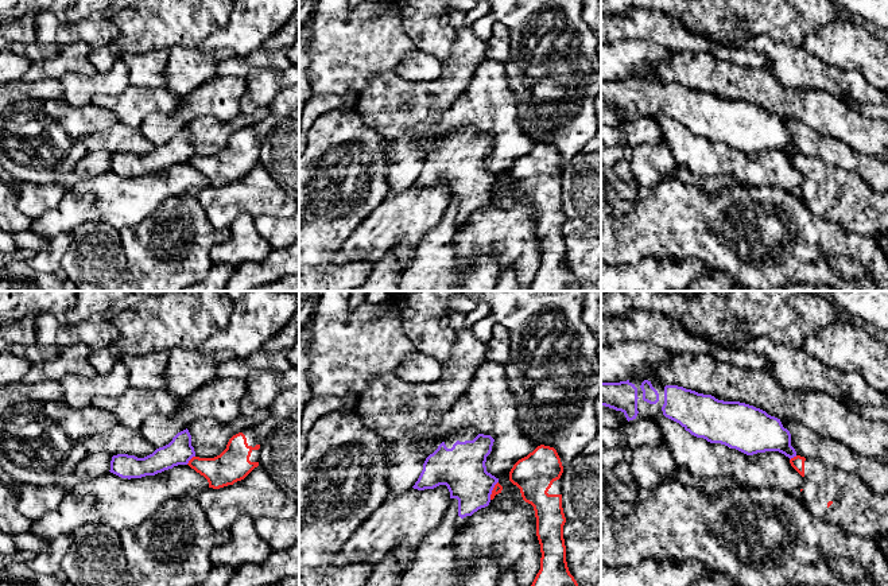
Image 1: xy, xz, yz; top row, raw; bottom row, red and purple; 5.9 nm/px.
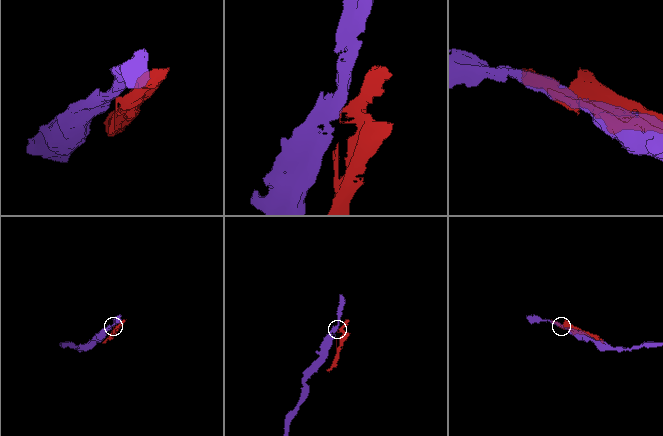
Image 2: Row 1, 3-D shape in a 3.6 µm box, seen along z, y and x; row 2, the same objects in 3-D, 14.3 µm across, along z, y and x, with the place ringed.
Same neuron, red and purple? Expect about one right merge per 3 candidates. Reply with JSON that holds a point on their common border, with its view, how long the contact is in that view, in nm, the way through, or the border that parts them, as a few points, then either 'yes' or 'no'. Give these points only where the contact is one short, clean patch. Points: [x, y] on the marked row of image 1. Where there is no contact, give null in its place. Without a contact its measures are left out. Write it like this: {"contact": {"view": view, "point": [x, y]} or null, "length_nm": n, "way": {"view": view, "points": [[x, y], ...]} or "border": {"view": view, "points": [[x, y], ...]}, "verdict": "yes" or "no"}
{"contact": {"view": "xz", "point": [492, 491]}, "length_nm": 120, "border": {"view": "xz", "points": [[497, 481], [489, 499]]}, "verdict": "no"}

